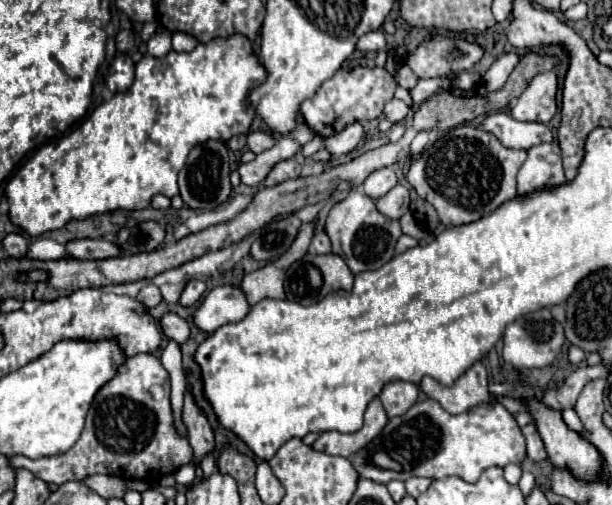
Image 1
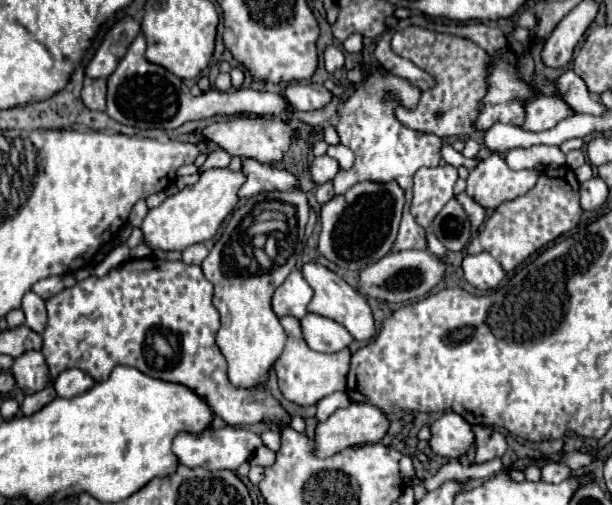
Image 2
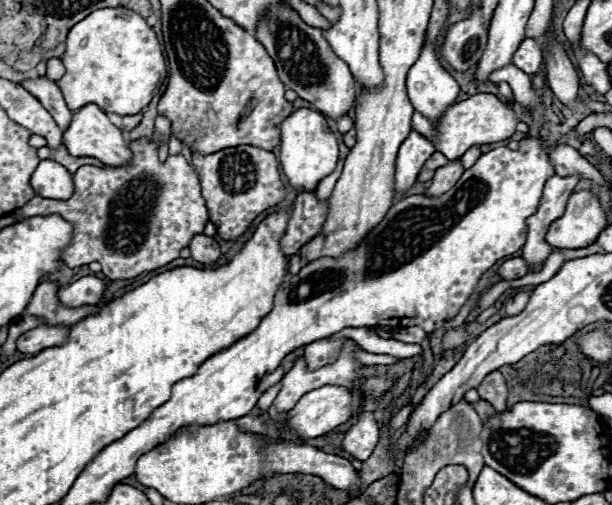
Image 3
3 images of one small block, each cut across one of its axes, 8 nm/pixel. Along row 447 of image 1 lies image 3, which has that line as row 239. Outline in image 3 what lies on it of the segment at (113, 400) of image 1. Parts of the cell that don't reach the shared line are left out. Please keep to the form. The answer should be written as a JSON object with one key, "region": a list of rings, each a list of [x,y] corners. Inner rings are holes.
{"region":[[[138,138],[130,142],[132,158],[128,164],[114,168],[114,166],[80,166],[74,174],[74,194],[66,202],[58,200],[48,200],[34,196],[28,204],[18,208],[18,212],[24,218],[30,216],[48,216],[48,214],[60,214],[64,220],[72,222],[74,234],[72,234],[72,244],[68,250],[64,250],[62,260],[70,268],[78,268],[90,262],[100,262],[102,272],[110,280],[126,280],[134,278],[142,272],[156,270],[174,258],[178,258],[178,252],[190,244],[192,236],[202,234],[204,224],[208,222],[208,212],[206,212],[206,202],[200,194],[200,182],[194,170],[190,170],[190,164],[182,154],[168,156],[166,162],[158,160],[158,148],[154,138]]]}

